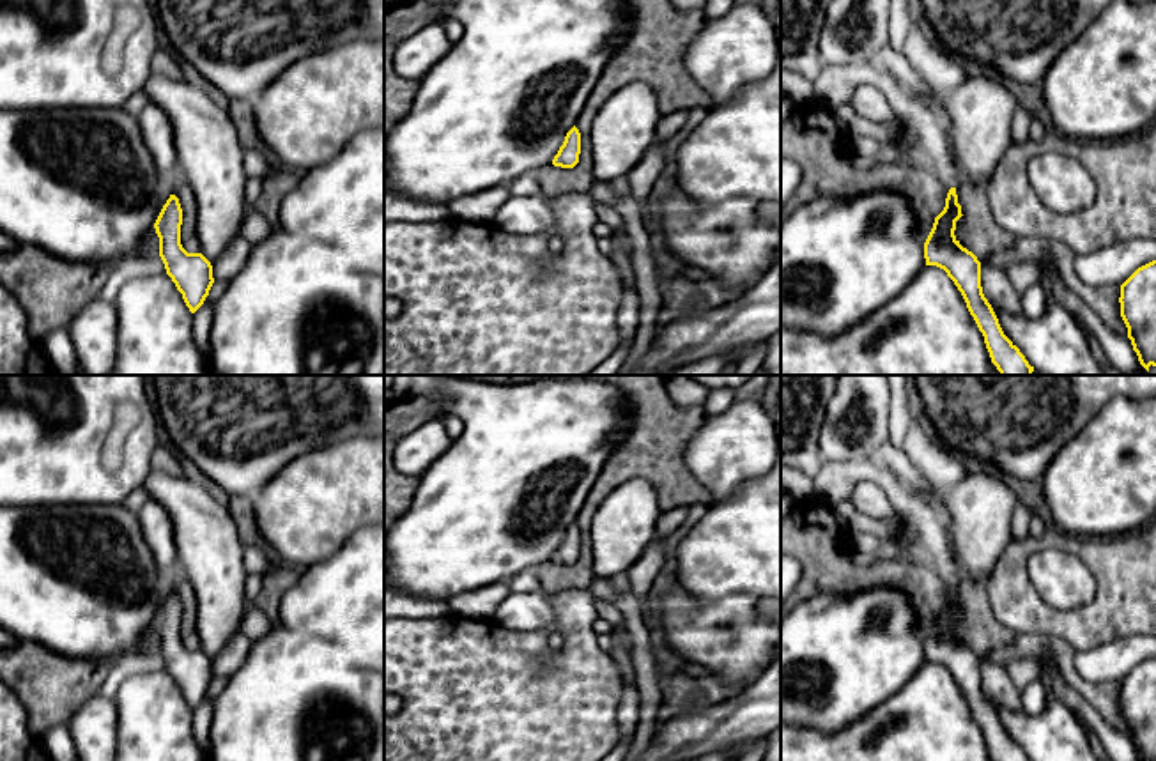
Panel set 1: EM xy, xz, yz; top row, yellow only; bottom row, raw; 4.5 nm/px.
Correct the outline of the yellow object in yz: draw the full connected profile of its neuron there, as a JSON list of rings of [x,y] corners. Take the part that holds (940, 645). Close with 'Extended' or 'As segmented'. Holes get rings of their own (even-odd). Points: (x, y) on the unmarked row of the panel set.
[[[951,584],[945,603],[935,614],[933,625],[924,639],[926,662],[944,665],[954,678],[984,733],[993,761],[1029,761],[1020,745],[1004,731],[991,701],[983,690],[981,658],[954,632],[956,618],[961,612],[956,584]]]. As segmented

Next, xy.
[[[170,591],[163,602],[154,625],[159,634],[159,653],[166,671],[191,710],[195,710],[209,692],[214,680],[212,662],[202,650],[188,650],[181,641],[182,605],[179,595]]]. As segmented

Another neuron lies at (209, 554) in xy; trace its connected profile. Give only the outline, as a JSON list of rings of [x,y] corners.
[[[150,469],[149,497],[170,517],[179,575],[197,596],[200,650],[216,657],[239,632],[248,607],[244,545],[230,513],[198,483]]]

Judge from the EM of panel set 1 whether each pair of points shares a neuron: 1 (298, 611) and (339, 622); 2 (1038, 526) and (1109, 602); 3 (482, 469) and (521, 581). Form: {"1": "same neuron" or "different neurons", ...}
{"1": "same neuron", "2": "different neurons", "3": "different neurons"}

